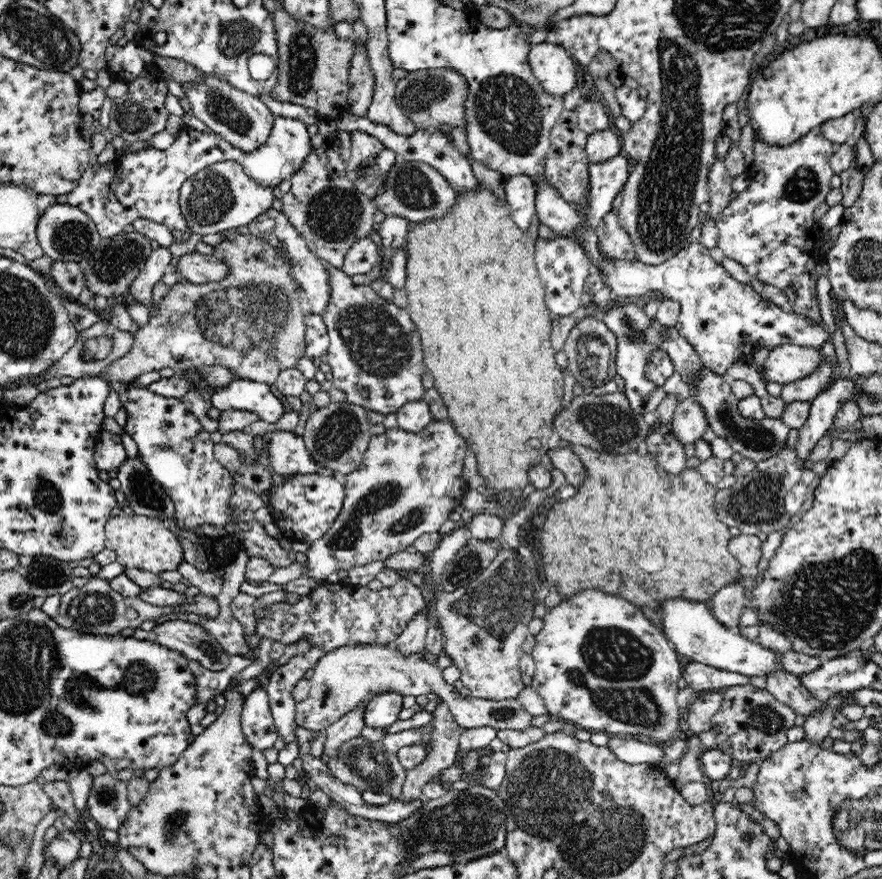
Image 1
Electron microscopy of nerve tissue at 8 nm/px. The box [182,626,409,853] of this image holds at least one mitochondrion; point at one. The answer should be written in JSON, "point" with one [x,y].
{"point":[369,765]}

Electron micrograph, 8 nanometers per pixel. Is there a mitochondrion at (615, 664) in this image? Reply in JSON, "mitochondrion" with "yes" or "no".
{"mitochondrion":"yes"}

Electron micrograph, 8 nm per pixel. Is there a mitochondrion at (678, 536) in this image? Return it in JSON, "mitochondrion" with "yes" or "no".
{"mitochondrion":"no"}

